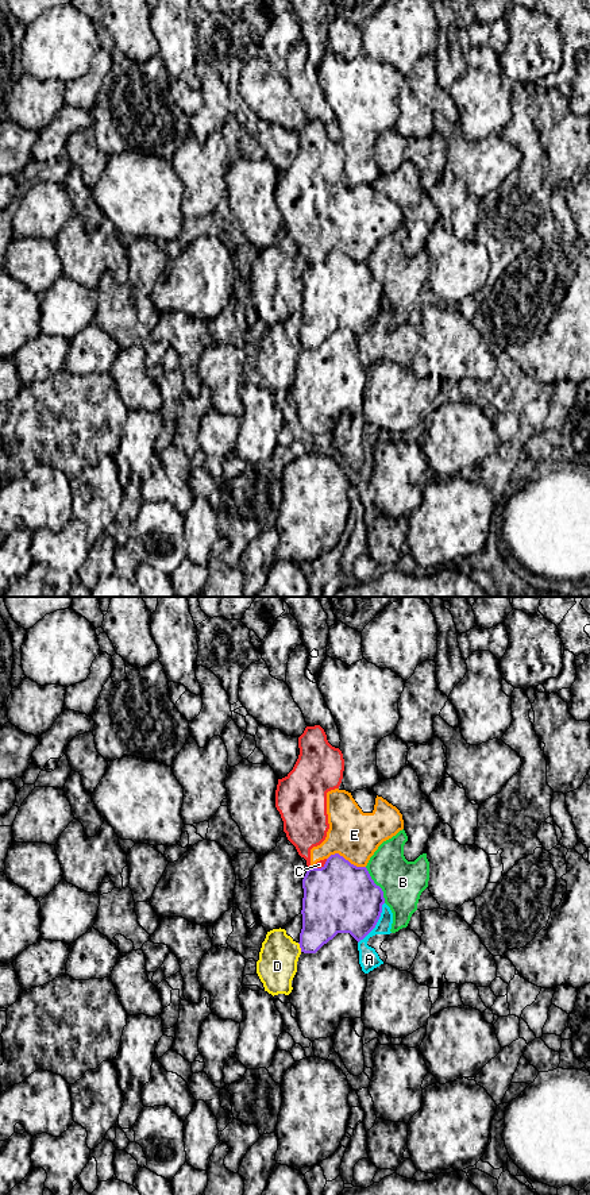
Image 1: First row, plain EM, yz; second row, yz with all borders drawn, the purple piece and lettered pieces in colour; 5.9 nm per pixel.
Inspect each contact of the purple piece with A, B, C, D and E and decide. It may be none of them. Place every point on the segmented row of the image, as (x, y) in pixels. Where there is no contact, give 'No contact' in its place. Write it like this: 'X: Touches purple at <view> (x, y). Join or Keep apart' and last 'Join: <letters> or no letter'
A: Touches purple at yz (377, 921). Keep apart
B: Touches purple at yz (376, 885). Keep apart
C: Touches purple at yz (322, 867). Keep apart
D: Touches purple at yz (300, 947). Keep apart
E: Touches purple at yz (344, 859). Keep apart
Join: no letter

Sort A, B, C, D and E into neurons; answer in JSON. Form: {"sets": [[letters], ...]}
{"sets": [["A"], ["B"], ["C", "E"], ["D"]]}

